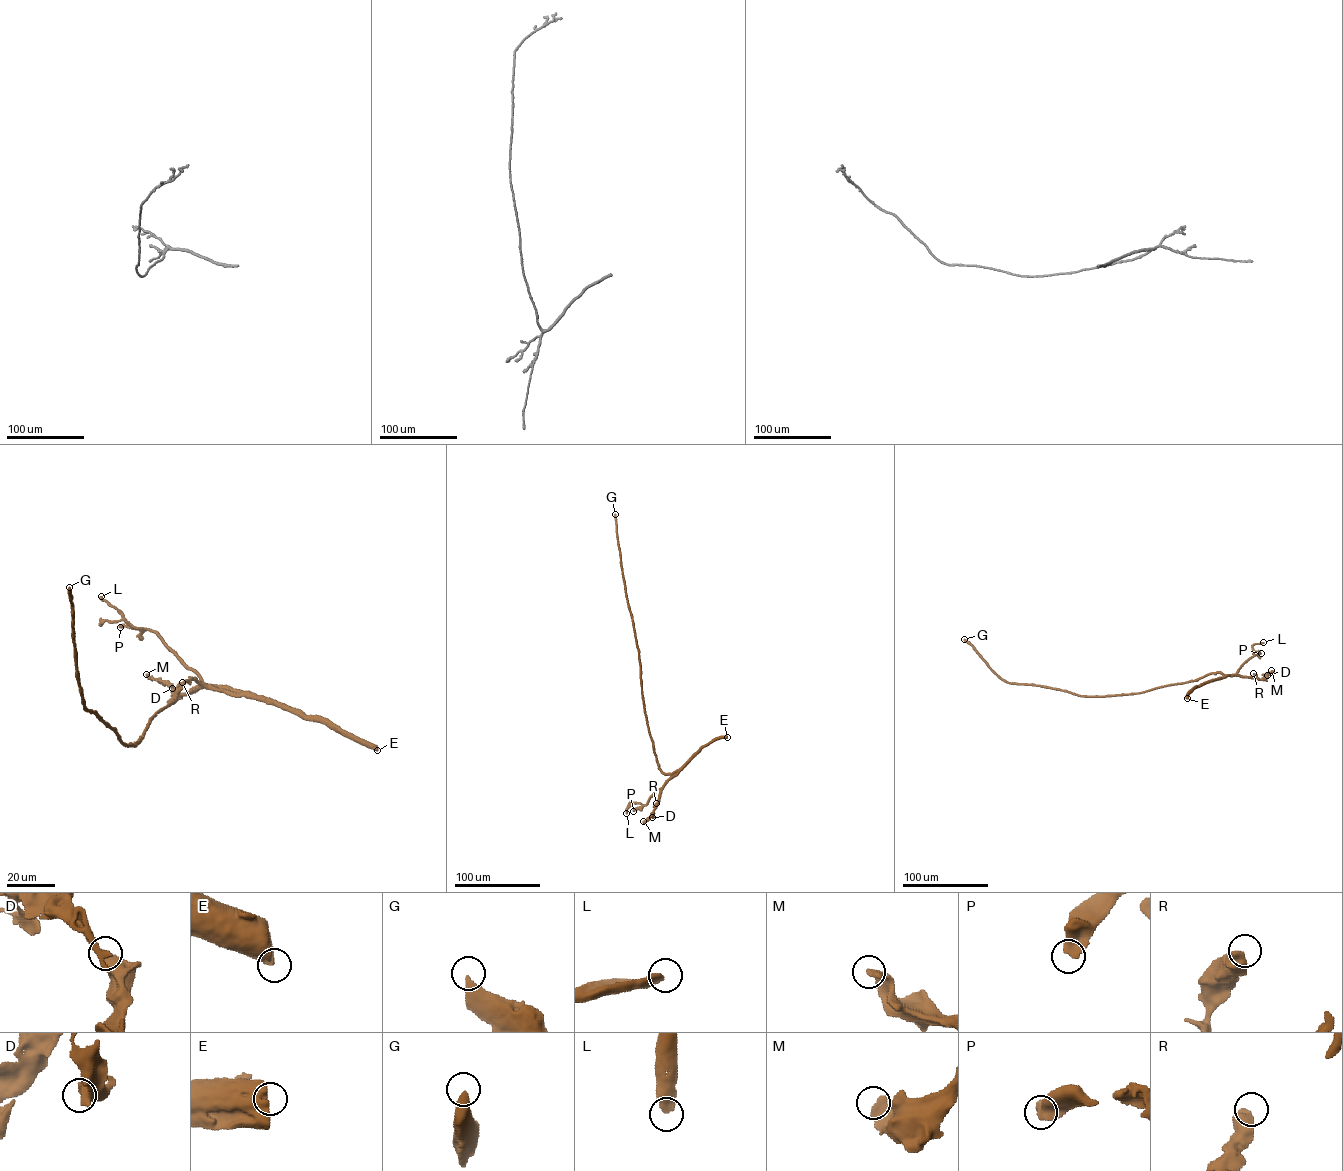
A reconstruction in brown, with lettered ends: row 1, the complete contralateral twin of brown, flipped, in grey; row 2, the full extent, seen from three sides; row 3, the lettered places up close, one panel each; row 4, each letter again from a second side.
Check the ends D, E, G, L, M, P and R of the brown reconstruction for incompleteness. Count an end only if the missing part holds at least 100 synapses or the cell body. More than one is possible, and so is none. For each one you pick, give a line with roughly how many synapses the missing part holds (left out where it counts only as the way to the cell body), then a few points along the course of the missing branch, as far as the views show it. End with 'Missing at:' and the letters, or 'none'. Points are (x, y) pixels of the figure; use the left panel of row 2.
G: 300 synapses
Missing at: G

